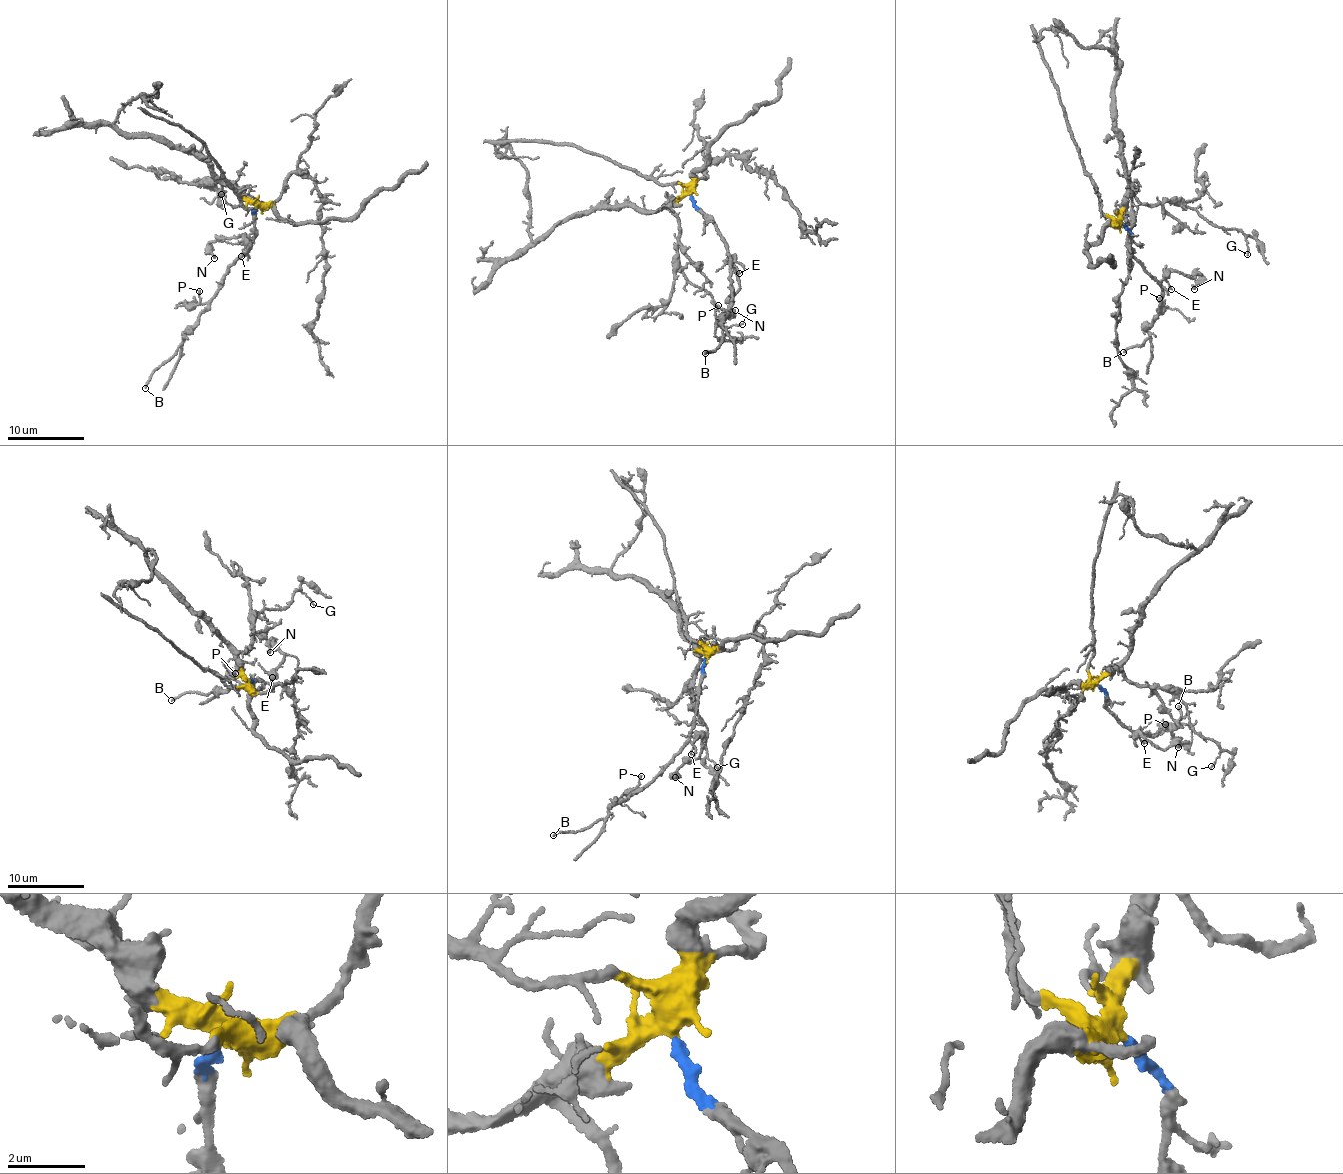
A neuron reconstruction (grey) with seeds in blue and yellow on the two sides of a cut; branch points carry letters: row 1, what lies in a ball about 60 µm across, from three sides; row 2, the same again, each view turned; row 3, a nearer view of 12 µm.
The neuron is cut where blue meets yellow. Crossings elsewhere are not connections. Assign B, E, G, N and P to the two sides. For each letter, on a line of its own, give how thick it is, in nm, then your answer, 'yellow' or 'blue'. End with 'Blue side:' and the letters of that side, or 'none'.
B: 150 nm | blue
E: 120 nm | blue
G: 100 nm | yellow
N: 200 nm | blue
P: 140 nm | blue
Blue side: B, E, N, P

